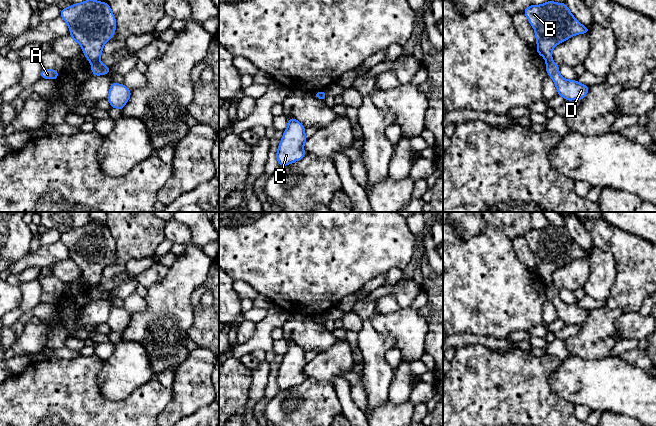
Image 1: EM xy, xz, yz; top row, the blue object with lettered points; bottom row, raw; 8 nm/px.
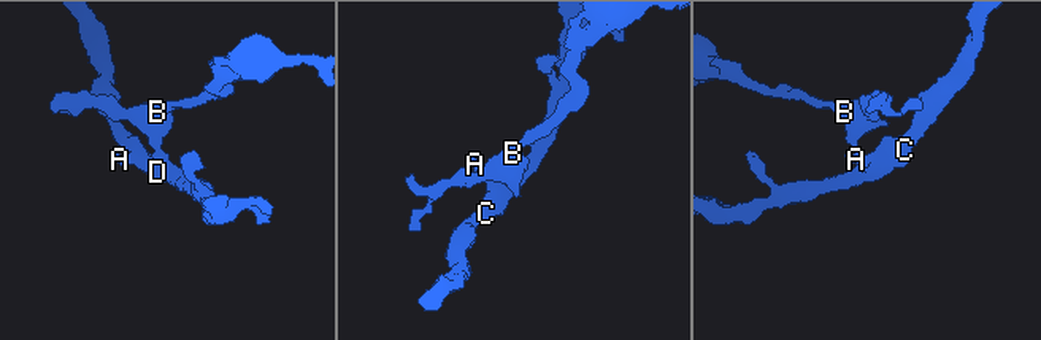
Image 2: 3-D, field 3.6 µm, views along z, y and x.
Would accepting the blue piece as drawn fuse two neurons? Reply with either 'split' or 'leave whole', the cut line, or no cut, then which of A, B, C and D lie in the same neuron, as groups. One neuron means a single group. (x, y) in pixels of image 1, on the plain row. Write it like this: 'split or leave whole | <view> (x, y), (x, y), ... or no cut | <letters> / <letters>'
split | xy (99, 284), (92, 287) | A C D / B

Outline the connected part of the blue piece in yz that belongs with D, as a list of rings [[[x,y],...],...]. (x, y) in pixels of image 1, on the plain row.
[[[546,286],[546,295],[557,312],[558,319],[562,320],[567,325],[582,324],[589,315],[589,310],[580,308],[576,304],[567,304],[559,297],[559,290],[554,286]]]

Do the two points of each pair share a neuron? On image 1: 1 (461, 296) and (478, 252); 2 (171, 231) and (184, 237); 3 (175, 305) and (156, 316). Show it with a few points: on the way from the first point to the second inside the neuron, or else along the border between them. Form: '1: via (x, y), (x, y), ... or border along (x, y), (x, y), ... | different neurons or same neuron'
1: via (471, 285), (478, 278), (478, 263) | same neuron
2: via (174, 231), (181, 234) | same neuron
3: via (170, 310), (164, 316), (161, 316) | same neuron

